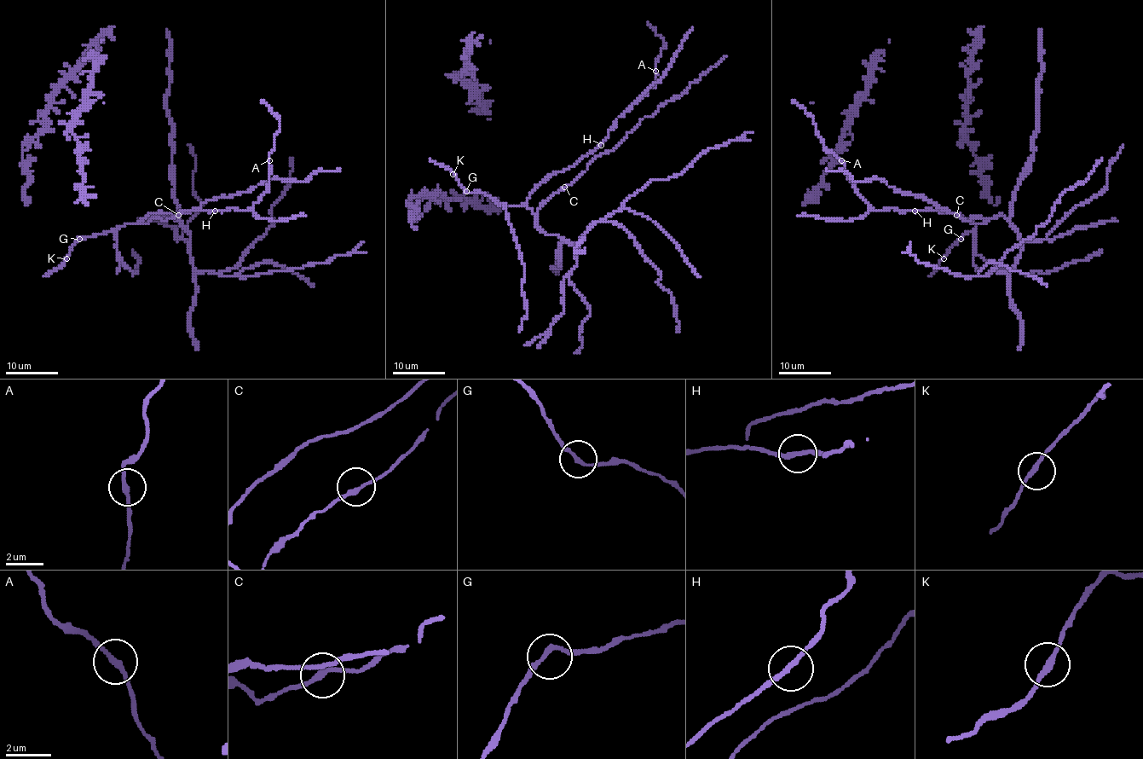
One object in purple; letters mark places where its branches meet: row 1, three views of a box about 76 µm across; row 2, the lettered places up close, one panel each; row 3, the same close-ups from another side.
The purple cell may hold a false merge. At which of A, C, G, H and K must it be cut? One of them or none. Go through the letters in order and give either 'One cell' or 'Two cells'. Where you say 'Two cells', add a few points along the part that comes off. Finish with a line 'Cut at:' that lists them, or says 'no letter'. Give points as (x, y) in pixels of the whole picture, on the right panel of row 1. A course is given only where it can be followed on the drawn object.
A: One cell
C: One cell
G: One cell
H: One cell
K: One cell
Cut at: no letter

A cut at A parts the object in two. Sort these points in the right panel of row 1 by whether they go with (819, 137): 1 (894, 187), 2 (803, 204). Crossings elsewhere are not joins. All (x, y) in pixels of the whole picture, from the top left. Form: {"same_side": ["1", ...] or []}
{"same_side": []}

